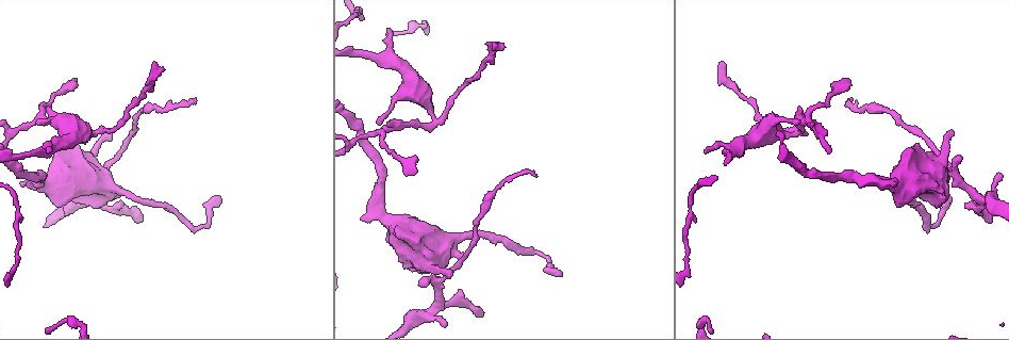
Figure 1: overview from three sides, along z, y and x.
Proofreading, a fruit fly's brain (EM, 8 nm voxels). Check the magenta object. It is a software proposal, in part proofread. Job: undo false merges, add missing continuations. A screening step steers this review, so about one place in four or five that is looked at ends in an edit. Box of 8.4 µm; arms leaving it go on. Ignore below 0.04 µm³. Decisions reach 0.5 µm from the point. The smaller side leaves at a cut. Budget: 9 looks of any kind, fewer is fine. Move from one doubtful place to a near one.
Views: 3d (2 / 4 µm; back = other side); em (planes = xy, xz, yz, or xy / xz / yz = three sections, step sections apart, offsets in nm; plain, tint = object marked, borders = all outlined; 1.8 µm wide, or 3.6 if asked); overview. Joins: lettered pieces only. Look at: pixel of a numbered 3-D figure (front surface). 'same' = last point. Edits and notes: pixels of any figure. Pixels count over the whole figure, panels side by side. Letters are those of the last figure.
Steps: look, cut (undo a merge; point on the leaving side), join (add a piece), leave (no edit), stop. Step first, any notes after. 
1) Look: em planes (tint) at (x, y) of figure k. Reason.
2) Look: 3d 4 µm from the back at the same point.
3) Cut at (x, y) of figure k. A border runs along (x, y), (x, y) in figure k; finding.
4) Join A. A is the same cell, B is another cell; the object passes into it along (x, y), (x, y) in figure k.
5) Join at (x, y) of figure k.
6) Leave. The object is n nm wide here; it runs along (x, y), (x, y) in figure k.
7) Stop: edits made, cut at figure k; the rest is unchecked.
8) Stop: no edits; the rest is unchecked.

Look: 3d 4 µm at (496, 44) of figure 1. Long arm stops here.

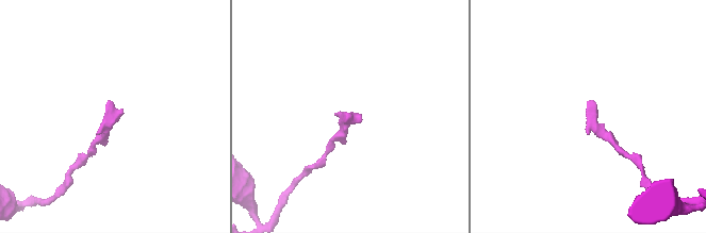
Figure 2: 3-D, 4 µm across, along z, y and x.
Look: em xz step 16 (tint) at (345, 114) of figure 2.

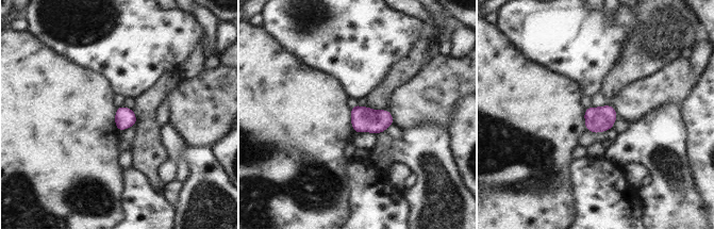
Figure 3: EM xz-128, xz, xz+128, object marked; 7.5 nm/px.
Look: em planes (borders) at the same point.

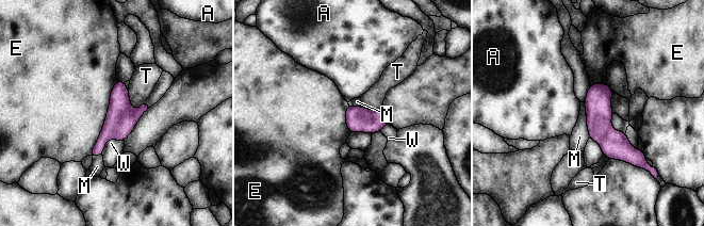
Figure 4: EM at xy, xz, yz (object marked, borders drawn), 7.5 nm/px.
Leave. A, E, M, T and W are other cells; none of them fits.

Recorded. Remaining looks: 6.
Look: em planes (borders) at (95, 134) of figure 1. Thick turns thin.

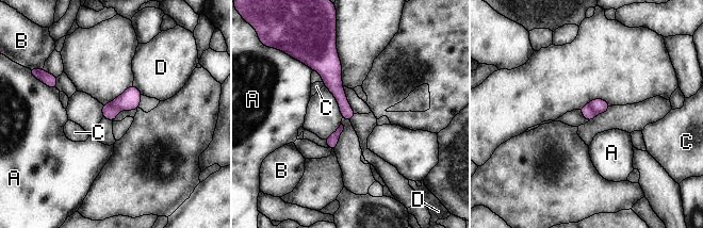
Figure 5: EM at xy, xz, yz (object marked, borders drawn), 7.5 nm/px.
Cut at (130, 99) of figure 5. The object is 100 nm wide here; A, B, C and D are other cells; a border runs along (108, 104), (118, 110) in figure 5; two cells meet here.

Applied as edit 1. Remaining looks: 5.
Look: overview. See it whole again.

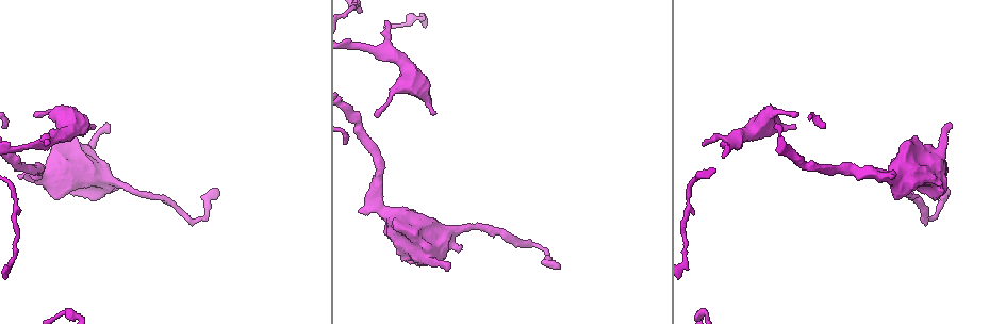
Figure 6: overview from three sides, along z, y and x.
Look: em planes (tint) at (448, 231) of figure 6. Calibre changes.

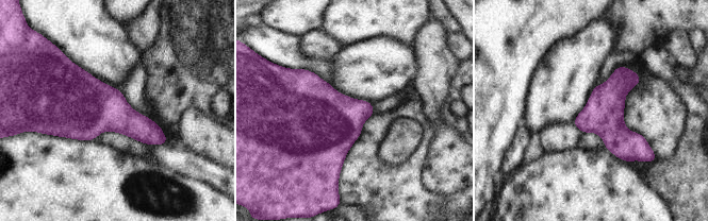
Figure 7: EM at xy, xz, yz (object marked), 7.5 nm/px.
Look: em planes (borders) at the same point.

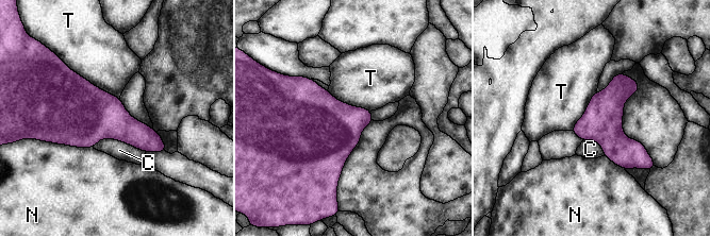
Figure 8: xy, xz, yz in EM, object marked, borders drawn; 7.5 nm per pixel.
Leave. The object is 300 nm wide here; C, N and T are other cells; one cell here.

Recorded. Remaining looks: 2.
Look: em xy step 8 (tint) at (388, 22) of figure 6. Free end.

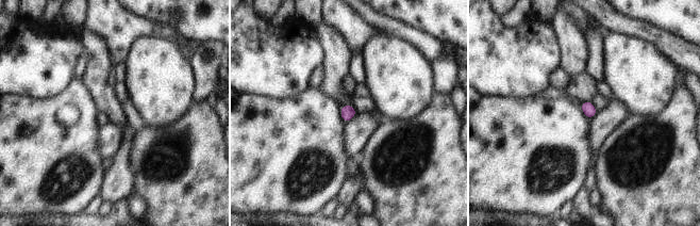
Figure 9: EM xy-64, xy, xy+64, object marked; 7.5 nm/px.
Look: em xz step 16 (borders) at the same point.

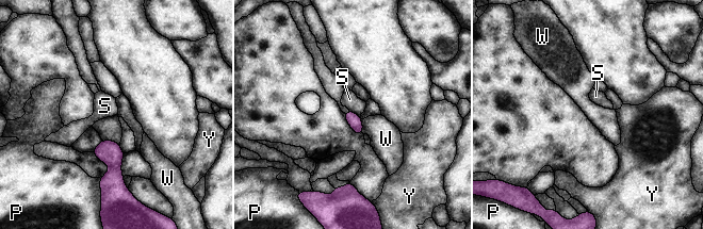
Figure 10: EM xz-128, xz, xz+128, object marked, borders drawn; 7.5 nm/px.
Leave. P, S, W and Y are other cells; a border runs along (348, 109), (360, 115) in figure 10; no lettered piece goes on from it.

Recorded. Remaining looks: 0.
Stop: edits made, cut at figure 5; the rest is unchecked.

